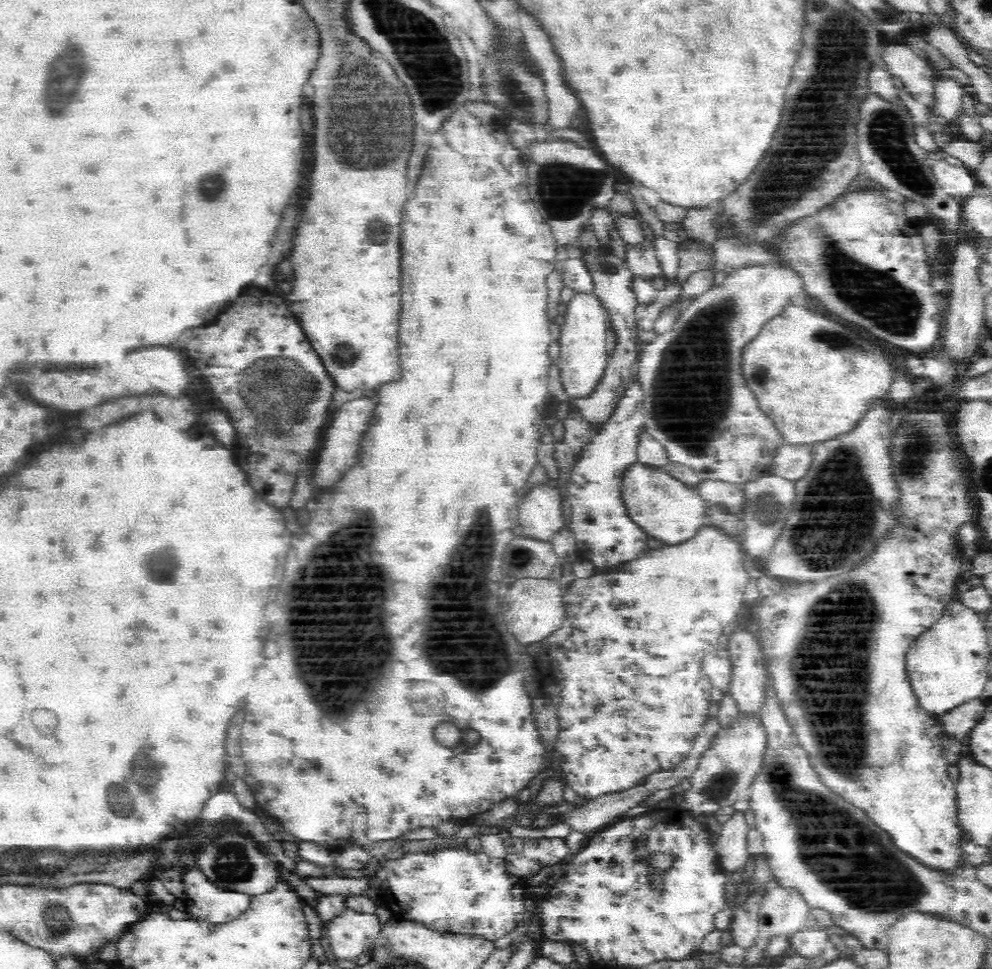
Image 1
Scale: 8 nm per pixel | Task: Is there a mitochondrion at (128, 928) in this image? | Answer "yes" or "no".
no

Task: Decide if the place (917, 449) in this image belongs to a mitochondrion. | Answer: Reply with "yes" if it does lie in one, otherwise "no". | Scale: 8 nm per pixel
yes

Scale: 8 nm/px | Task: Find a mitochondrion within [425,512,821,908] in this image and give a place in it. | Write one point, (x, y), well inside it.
(718, 786)

